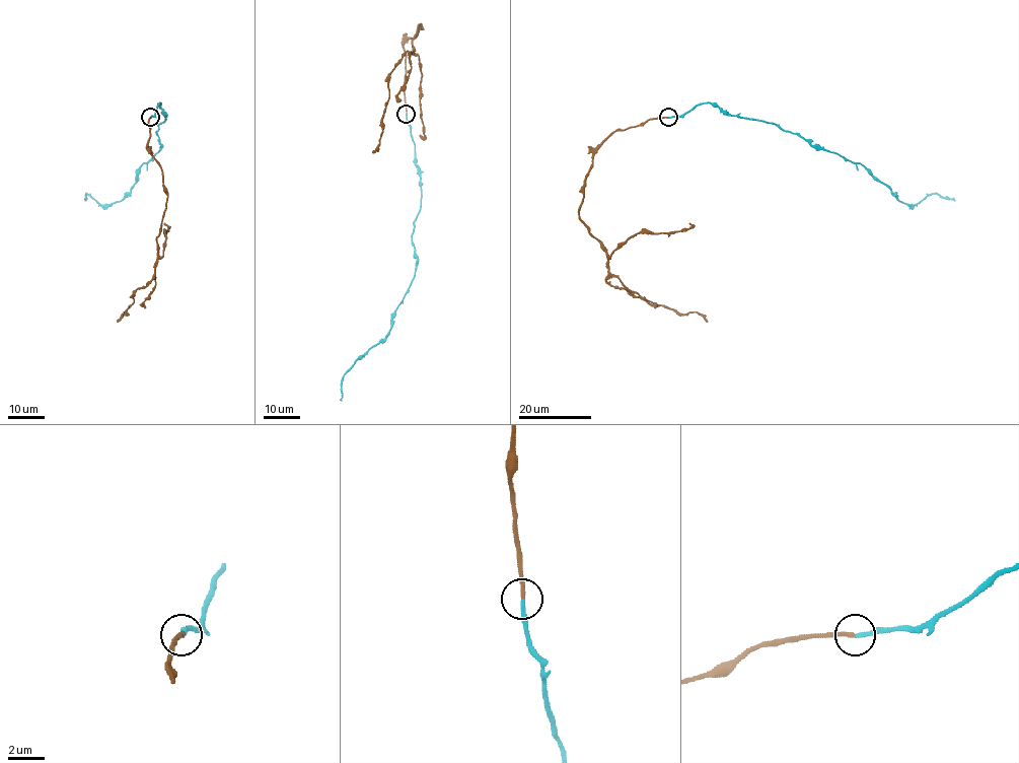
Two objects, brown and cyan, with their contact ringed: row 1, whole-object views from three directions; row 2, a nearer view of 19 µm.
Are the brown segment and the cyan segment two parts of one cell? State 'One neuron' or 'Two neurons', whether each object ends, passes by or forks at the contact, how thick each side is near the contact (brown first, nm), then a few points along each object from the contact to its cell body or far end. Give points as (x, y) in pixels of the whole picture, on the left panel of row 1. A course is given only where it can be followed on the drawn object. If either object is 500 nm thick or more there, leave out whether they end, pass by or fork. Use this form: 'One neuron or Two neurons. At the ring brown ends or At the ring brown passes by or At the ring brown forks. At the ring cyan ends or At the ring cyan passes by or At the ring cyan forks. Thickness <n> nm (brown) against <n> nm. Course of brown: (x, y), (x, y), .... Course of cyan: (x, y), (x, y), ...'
One neuron. At the ring brown ends. At the ring cyan ends. Thickness 200 nm (brown) against 220 nm. Course of brown: (150, 117), (147, 145), (167, 196), (155, 275), (138, 288), (127, 315), (117, 322). Course of cyan: (150, 117), (159, 102), (165, 120), (156, 133), (161, 146), (130, 194), (101, 205), (86, 193), (86, 200)

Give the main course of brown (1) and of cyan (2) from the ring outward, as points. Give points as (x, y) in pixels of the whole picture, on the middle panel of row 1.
1: (406, 114), (403, 46), (423, 28), (419, 24), (413, 52), (402, 57), (388, 80), (379, 143), (372, 152)
2: (406, 114), (420, 177), (421, 204), (412, 244), (417, 266), (389, 333), (343, 377), (342, 401)

